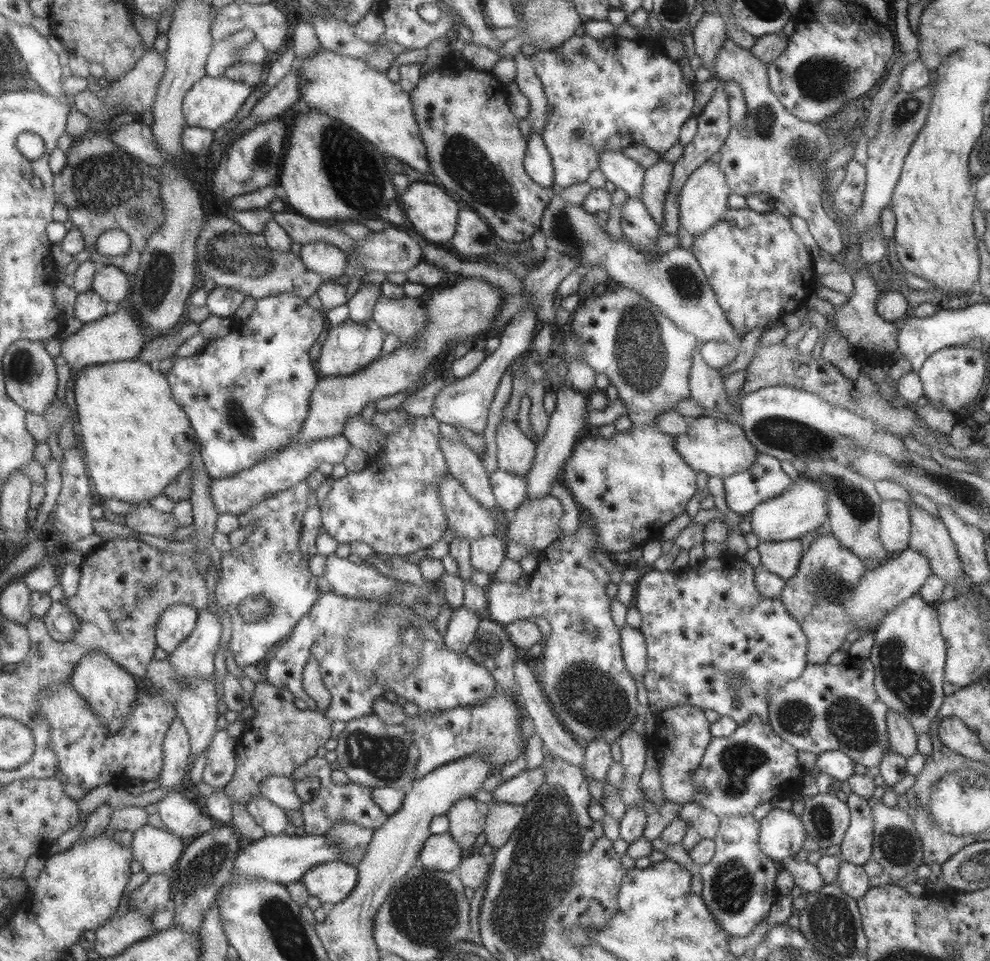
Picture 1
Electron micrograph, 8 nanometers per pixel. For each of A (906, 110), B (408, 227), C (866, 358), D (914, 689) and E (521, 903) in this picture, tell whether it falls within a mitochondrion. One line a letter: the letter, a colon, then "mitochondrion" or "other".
A: mitochondrion
B: other
C: other
D: mitochondrion
E: mitochondrion

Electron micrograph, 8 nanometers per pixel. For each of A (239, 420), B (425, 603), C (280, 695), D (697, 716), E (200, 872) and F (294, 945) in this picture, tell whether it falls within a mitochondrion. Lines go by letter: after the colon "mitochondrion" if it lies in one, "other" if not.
A: mitochondrion
B: mitochondrion
C: other
D: other
E: mitochondrion
F: mitochondrion

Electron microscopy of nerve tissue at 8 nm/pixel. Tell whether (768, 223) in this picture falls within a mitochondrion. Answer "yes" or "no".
no

